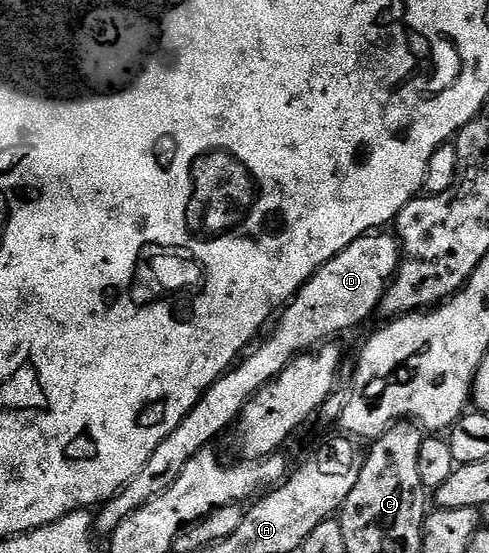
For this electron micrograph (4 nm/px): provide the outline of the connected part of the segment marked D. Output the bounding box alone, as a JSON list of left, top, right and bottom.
[95,232,401,536]

